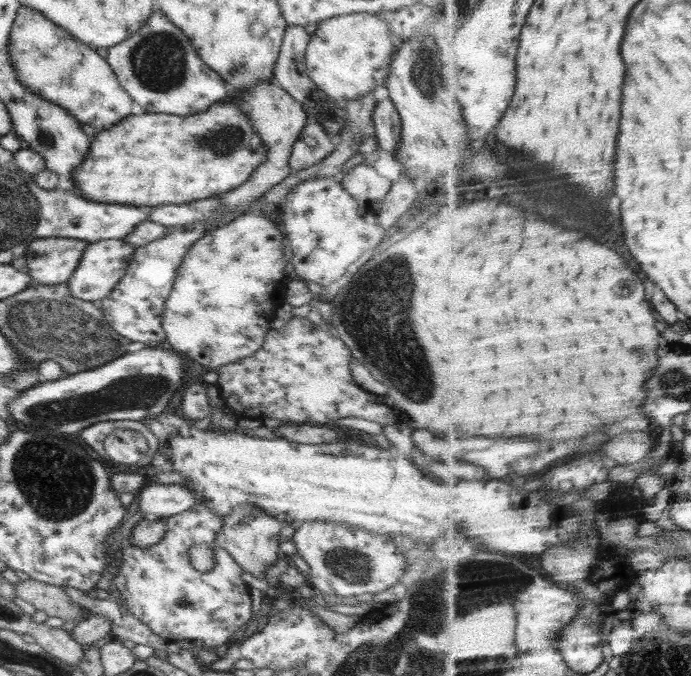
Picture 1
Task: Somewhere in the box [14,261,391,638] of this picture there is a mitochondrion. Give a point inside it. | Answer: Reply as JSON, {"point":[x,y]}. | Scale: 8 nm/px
{"point":[129,392]}

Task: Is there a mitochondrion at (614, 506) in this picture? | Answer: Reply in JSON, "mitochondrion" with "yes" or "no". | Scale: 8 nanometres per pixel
{"mitochondrion":"no"}

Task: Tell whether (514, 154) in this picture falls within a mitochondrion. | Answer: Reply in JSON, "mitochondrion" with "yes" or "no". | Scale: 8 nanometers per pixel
{"mitochondrion":"no"}

